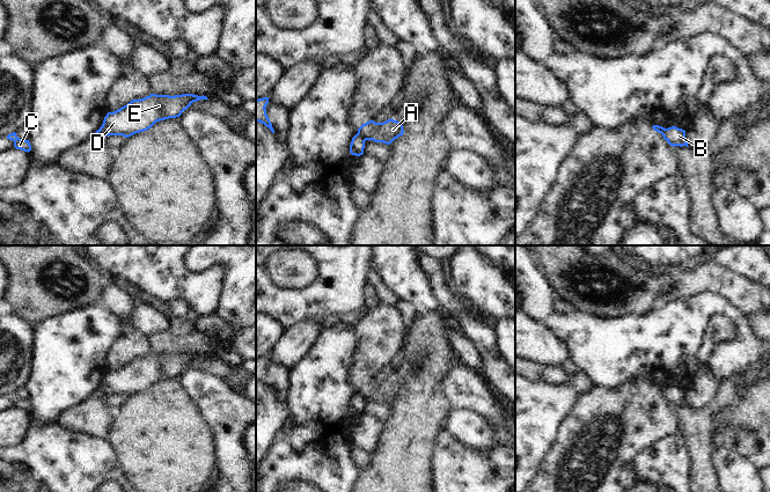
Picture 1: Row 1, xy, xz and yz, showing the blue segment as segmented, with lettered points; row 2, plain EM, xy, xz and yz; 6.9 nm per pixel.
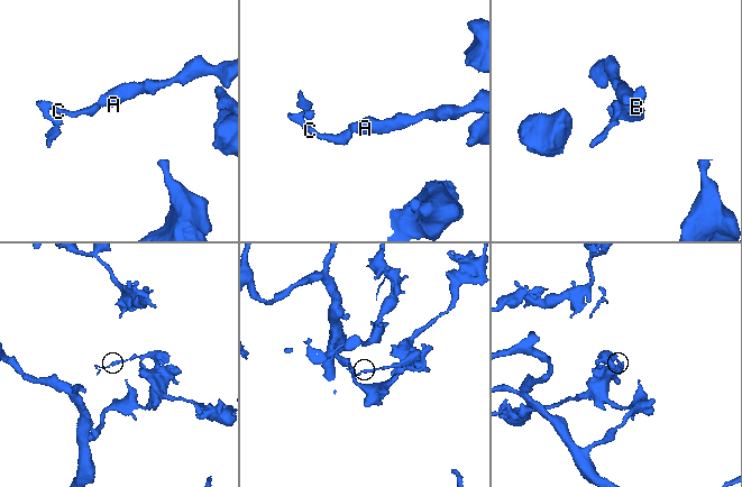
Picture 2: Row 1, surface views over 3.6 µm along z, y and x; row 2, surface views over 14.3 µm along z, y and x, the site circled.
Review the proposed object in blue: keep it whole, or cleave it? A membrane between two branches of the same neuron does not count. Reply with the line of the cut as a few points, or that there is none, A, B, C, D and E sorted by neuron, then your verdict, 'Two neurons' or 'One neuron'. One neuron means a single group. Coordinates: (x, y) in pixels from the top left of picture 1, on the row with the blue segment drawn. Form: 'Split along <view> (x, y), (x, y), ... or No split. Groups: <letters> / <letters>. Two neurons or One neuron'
Split along xz (358, 132), (365, 140). Groups: A D E / B C. Two neurons

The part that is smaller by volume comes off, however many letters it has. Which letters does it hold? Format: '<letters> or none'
B, C

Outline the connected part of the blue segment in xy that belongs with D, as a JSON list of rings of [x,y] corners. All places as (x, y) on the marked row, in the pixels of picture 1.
[[[151,94],[140,100],[132,100],[120,109],[108,112],[100,131],[104,137],[123,135],[129,138],[147,131],[156,122],[179,117],[184,110],[199,100],[208,98],[193,94],[175,96]]]

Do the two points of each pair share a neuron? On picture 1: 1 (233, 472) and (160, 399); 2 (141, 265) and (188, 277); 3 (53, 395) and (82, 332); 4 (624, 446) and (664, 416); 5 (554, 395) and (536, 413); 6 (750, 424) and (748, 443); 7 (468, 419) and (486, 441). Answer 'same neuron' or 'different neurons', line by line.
1: different neurons
2: same neuron
3: same neuron
4: same neuron
5: same neuron
6: different neurons
7: same neuron

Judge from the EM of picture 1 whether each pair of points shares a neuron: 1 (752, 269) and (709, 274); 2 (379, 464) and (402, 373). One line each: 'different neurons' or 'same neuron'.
1: different neurons
2: same neuron

